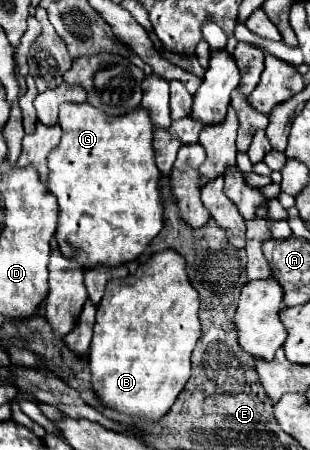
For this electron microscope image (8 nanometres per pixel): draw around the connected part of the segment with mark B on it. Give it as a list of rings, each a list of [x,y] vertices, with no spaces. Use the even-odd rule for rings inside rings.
[[[173,249],[153,253],[145,263],[137,267],[135,273],[123,279],[111,279],[107,283],[105,295],[97,305],[95,333],[89,349],[91,385],[101,397],[103,405],[151,421],[157,421],[171,409],[175,397],[191,377],[189,359],[197,339],[201,337],[199,305],[199,293],[187,277],[185,257]]]

